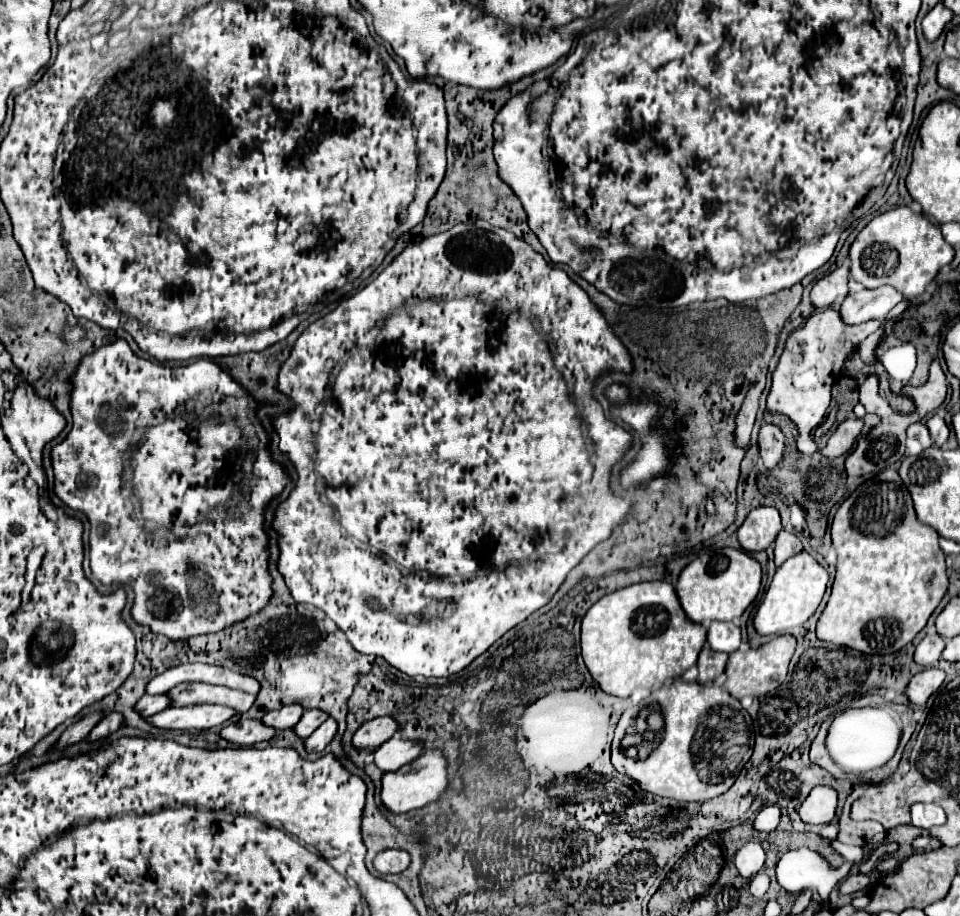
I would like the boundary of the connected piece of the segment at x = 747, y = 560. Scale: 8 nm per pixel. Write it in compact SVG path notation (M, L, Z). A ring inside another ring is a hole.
M734 548L708 550L682 570L676 584L676 594L692 622L698 624L706 624L712 620L726 622L740 618L742 612L754 602L754 598L760 592L760 578L762 578L760 562L754 556Z

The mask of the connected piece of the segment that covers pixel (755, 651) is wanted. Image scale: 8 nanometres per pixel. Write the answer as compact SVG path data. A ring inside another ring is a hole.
M790 634L776 636L774 640L762 644L760 648L750 648L746 652L736 650L730 654L728 668L726 668L726 682L724 688L734 696L734 698L744 698L744 696L766 696L772 690L776 690L788 674L788 664L792 660L792 654L796 650L796 638Z

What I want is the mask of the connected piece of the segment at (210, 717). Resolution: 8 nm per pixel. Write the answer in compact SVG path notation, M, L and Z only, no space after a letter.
M198 704L198 706L186 706L186 708L170 708L162 710L150 718L146 718L150 724L158 728L170 728L170 730L206 730L220 726L234 718L238 712L228 706L216 706L216 704Z

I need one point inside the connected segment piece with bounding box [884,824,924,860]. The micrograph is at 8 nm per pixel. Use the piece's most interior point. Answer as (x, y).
(903, 835)

